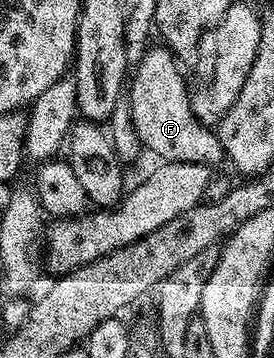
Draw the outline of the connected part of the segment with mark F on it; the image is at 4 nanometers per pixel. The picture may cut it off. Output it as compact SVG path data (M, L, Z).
M156 47L148 48L147 53L141 59L141 63L139 65L134 66L133 72L129 77L129 88L126 90L125 99L131 104L131 118L133 119L133 127L137 131L137 135L139 136L139 140L141 142L142 148L144 150L147 149L151 153L156 153L159 156L158 160L160 162L164 161L184 161L185 163L197 163L198 165L209 165L212 167L218 166L217 163L220 160L221 162L225 157L225 145L221 140L220 134L219 137L215 134L216 130L214 128L208 127L206 125L202 125L199 120L195 118L193 115L193 111L191 110L190 104L183 103L183 105L179 105L179 80L182 79L183 73L179 68L181 68L180 62L177 60L174 53L171 52L170 49L166 47L158 47L159 49L155 49Z

